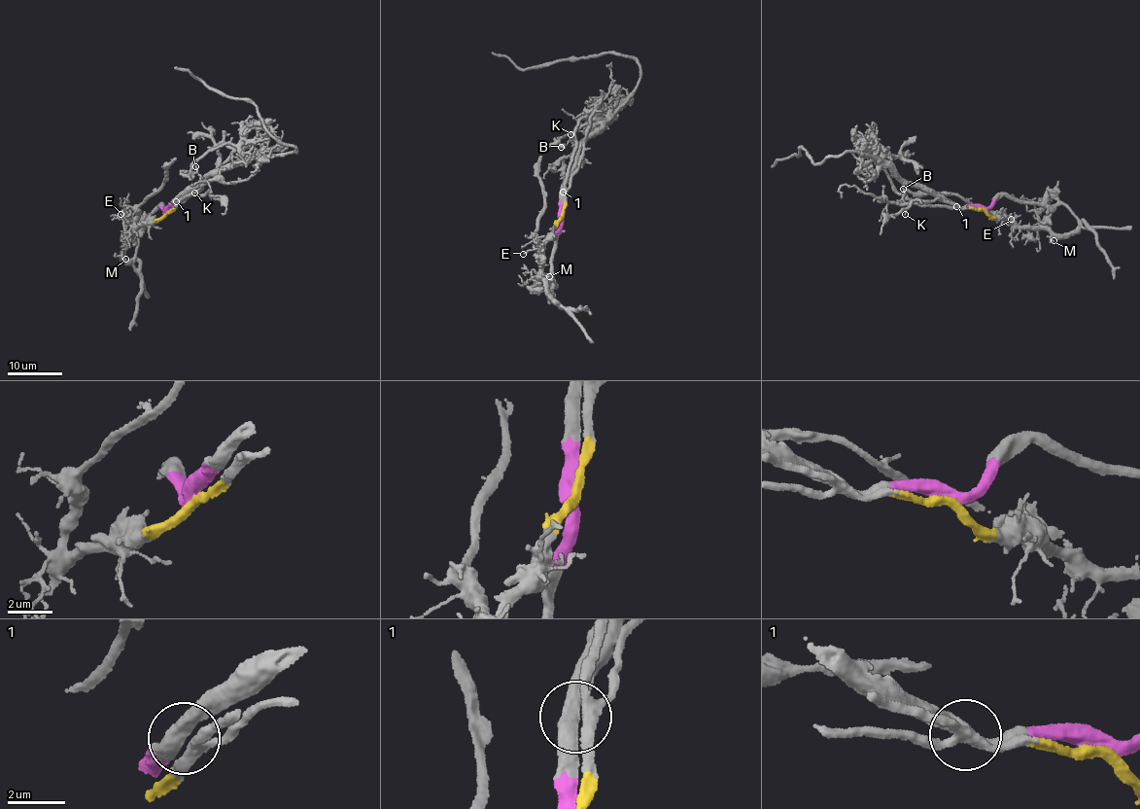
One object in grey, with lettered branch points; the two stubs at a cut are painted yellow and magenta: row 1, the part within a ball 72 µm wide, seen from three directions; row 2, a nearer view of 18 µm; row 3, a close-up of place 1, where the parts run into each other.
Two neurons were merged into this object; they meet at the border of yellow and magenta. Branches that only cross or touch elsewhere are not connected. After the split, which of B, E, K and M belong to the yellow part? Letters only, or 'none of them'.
E, K, M

